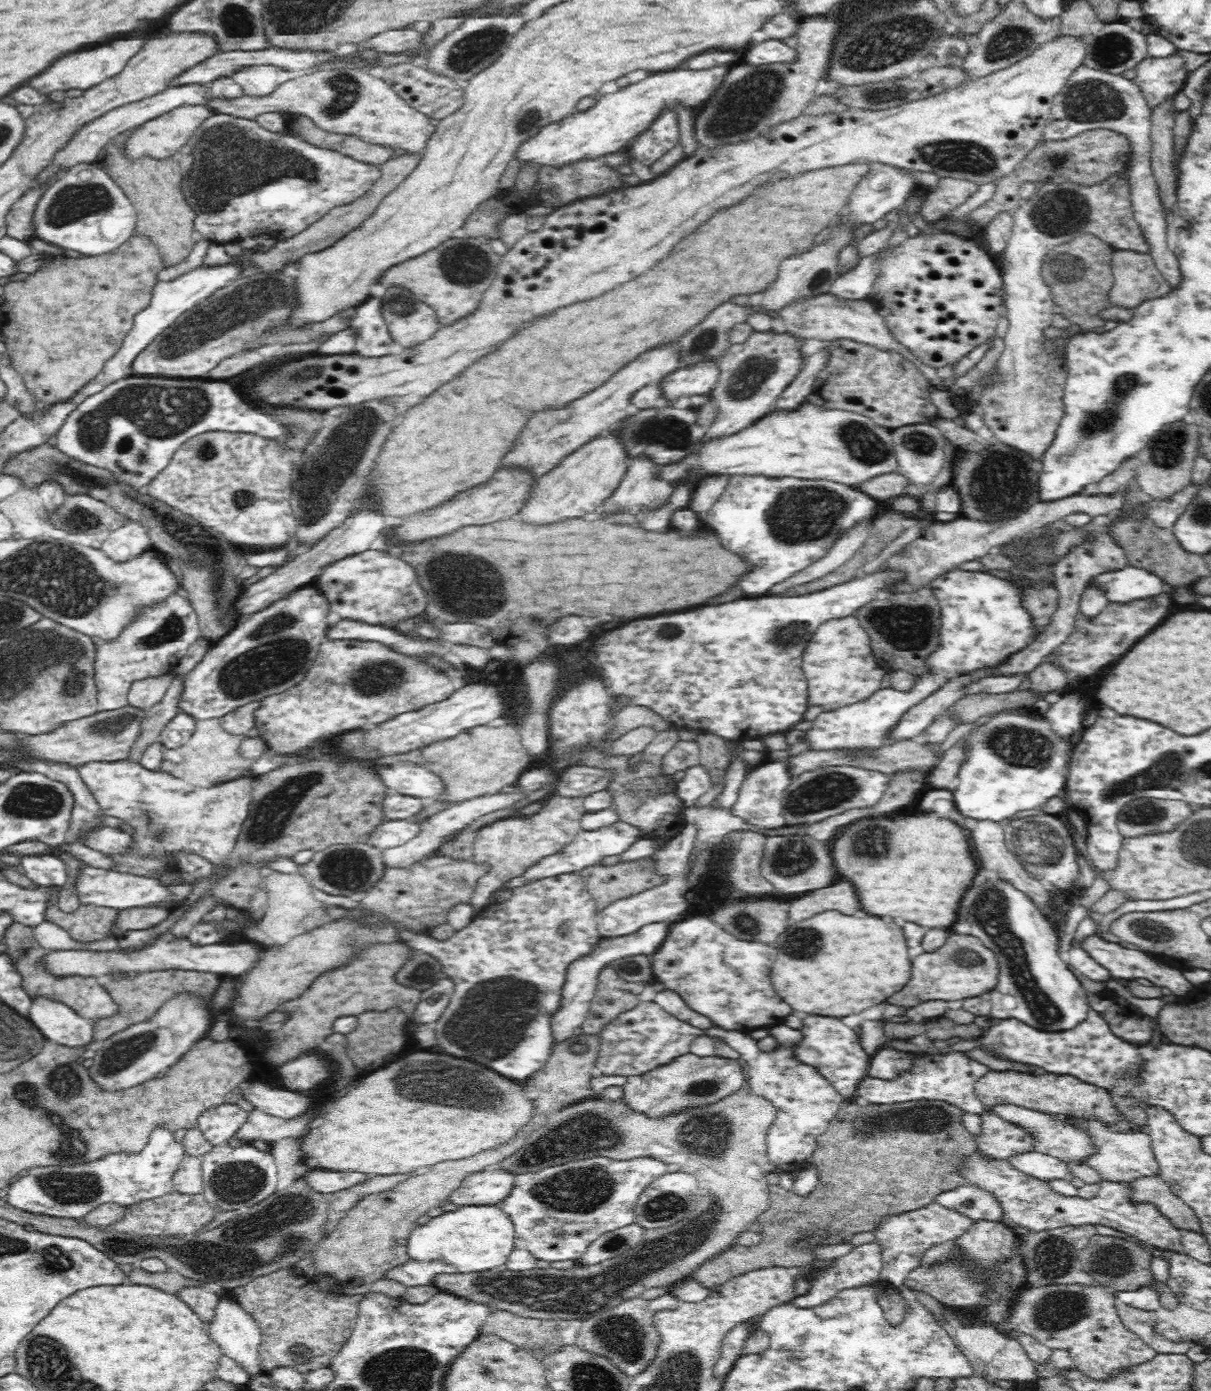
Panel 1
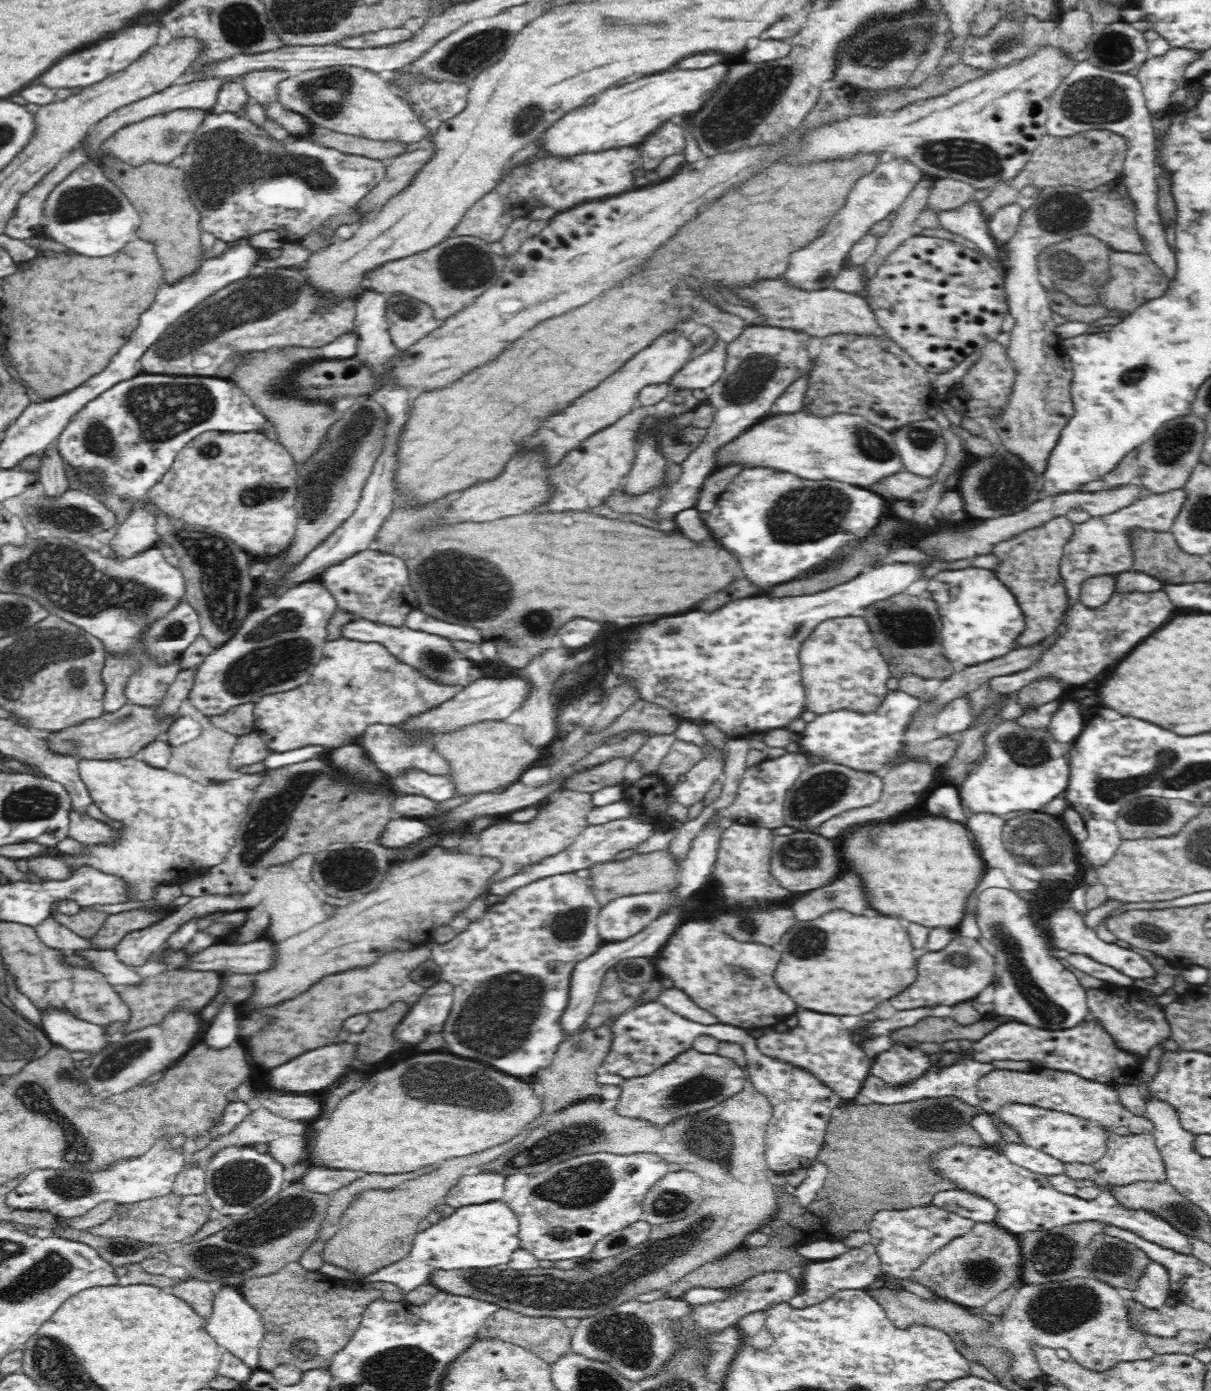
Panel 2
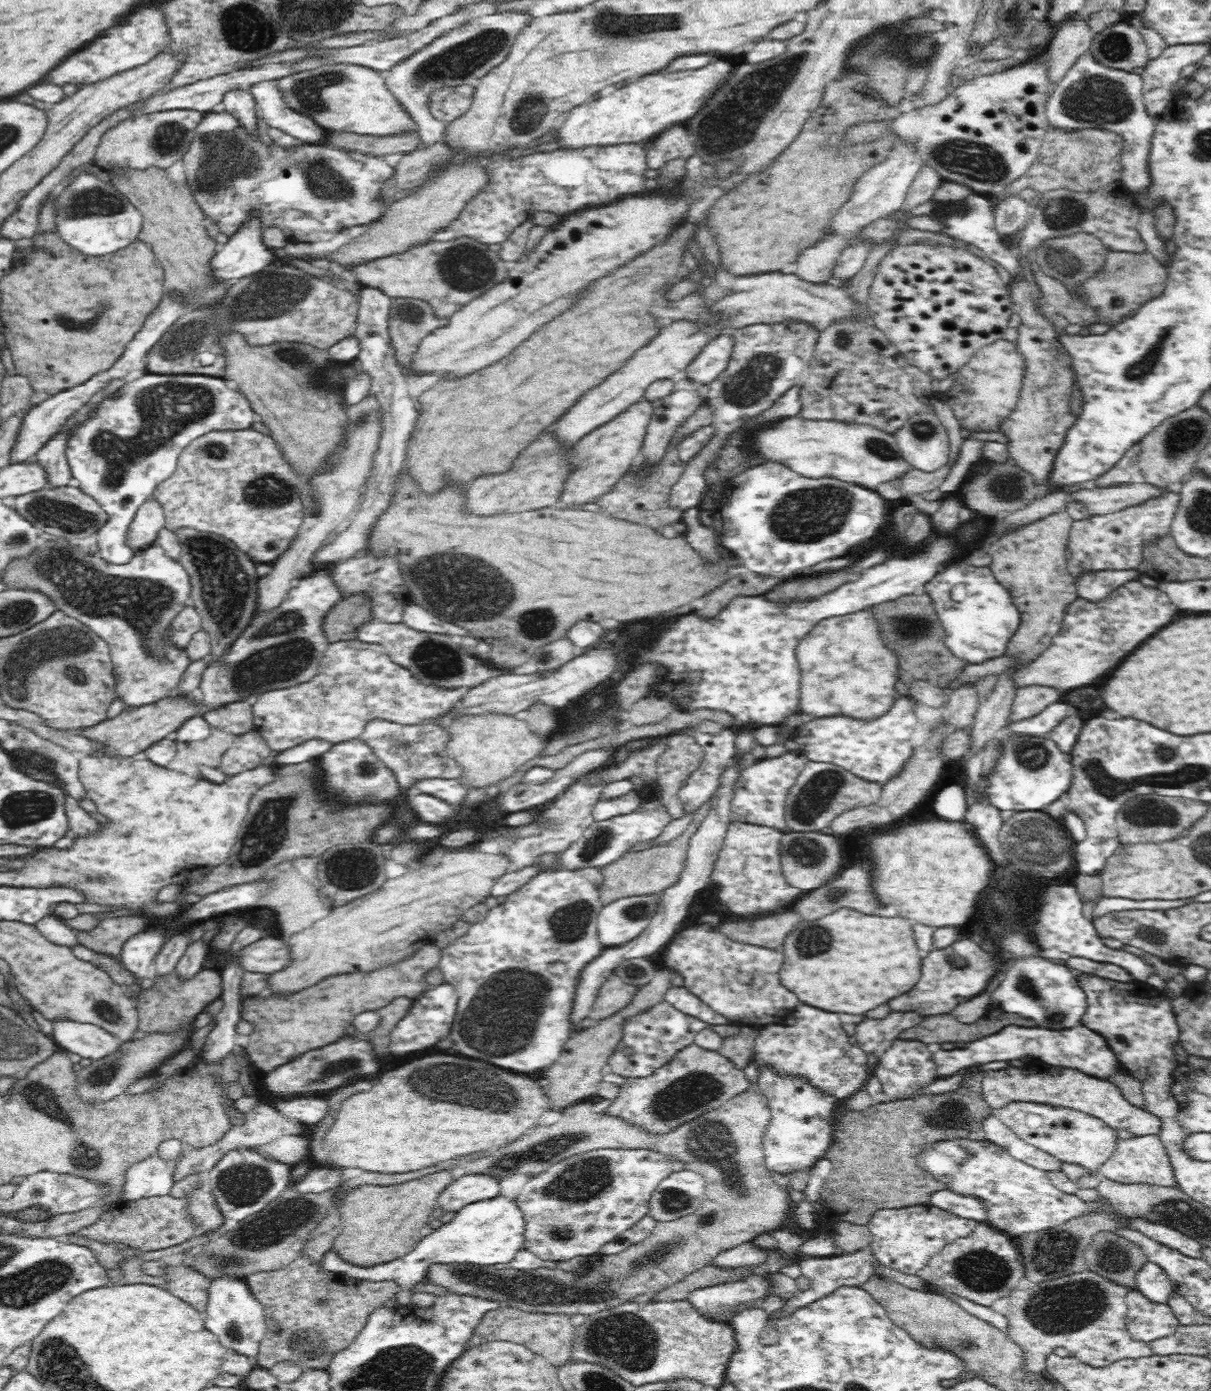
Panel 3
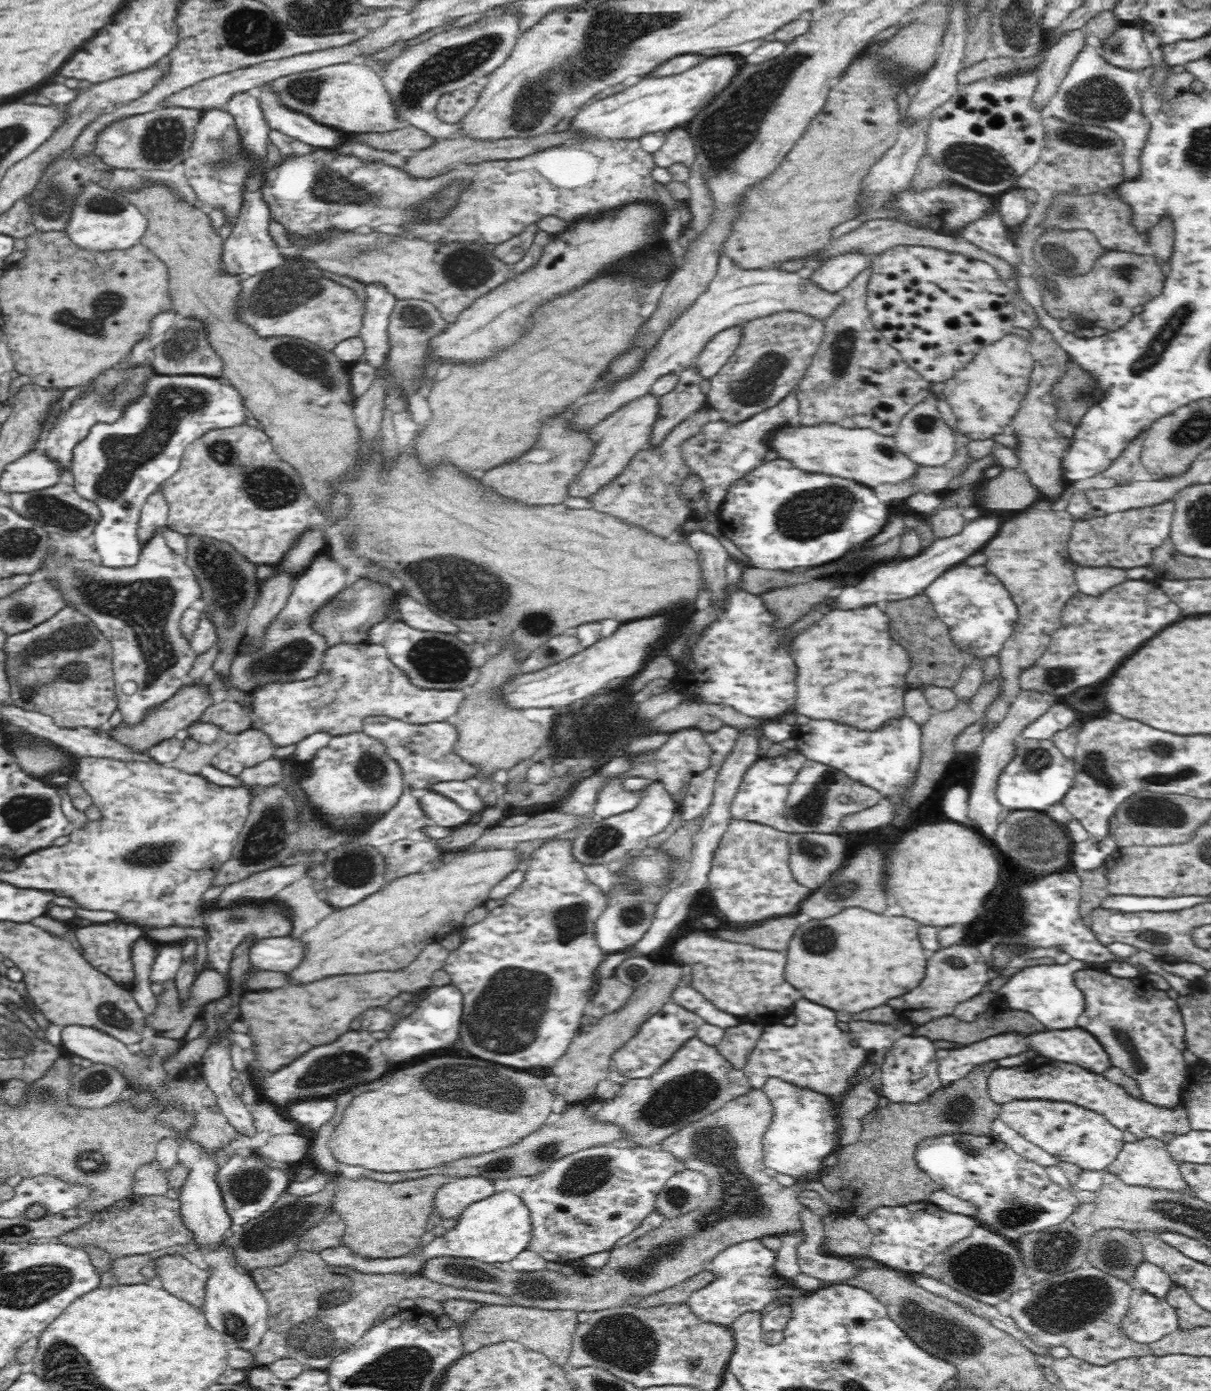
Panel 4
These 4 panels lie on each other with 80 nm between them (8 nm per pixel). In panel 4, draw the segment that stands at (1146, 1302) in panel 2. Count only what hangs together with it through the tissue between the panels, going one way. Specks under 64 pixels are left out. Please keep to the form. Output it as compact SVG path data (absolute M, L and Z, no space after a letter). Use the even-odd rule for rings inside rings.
M1146 1260L1135 1269L1133 1284L1160 1300L1166 1299L1170 1288L1174 1285L1163 1268Z

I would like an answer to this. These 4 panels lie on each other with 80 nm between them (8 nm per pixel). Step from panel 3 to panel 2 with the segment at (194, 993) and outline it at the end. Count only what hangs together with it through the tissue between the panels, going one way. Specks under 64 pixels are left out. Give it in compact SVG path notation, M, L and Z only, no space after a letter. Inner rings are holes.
M167 968L164 972L156 976L143 978L138 984L125 984L114 986L119 999L129 1010L129 1017L119 1021L109 1022L102 1028L106 1037L113 1036L116 1033L128 1033L132 1030L140 1030L144 1026L160 1024L160 1020L176 1008L184 1008L188 1012L200 1012L204 1005L208 1004L220 988L222 975L217 972L190 970L190 969L172 969Z

